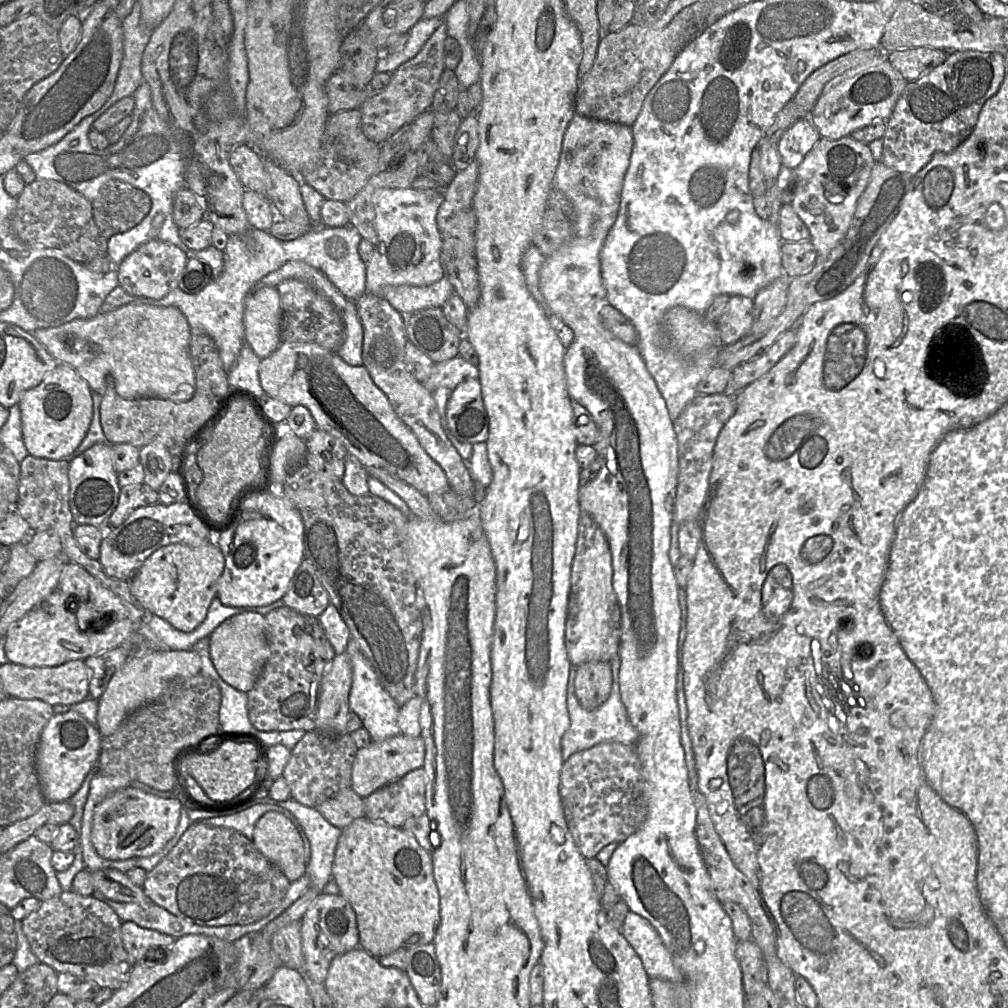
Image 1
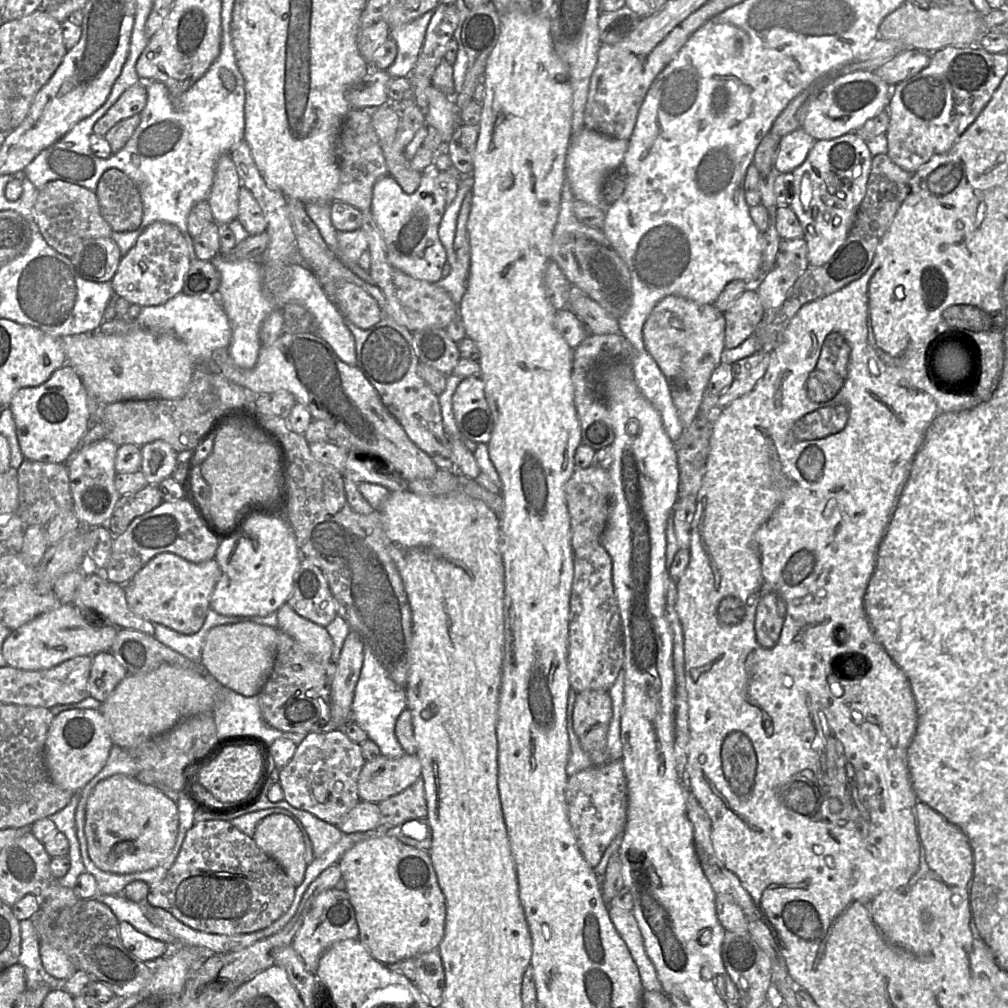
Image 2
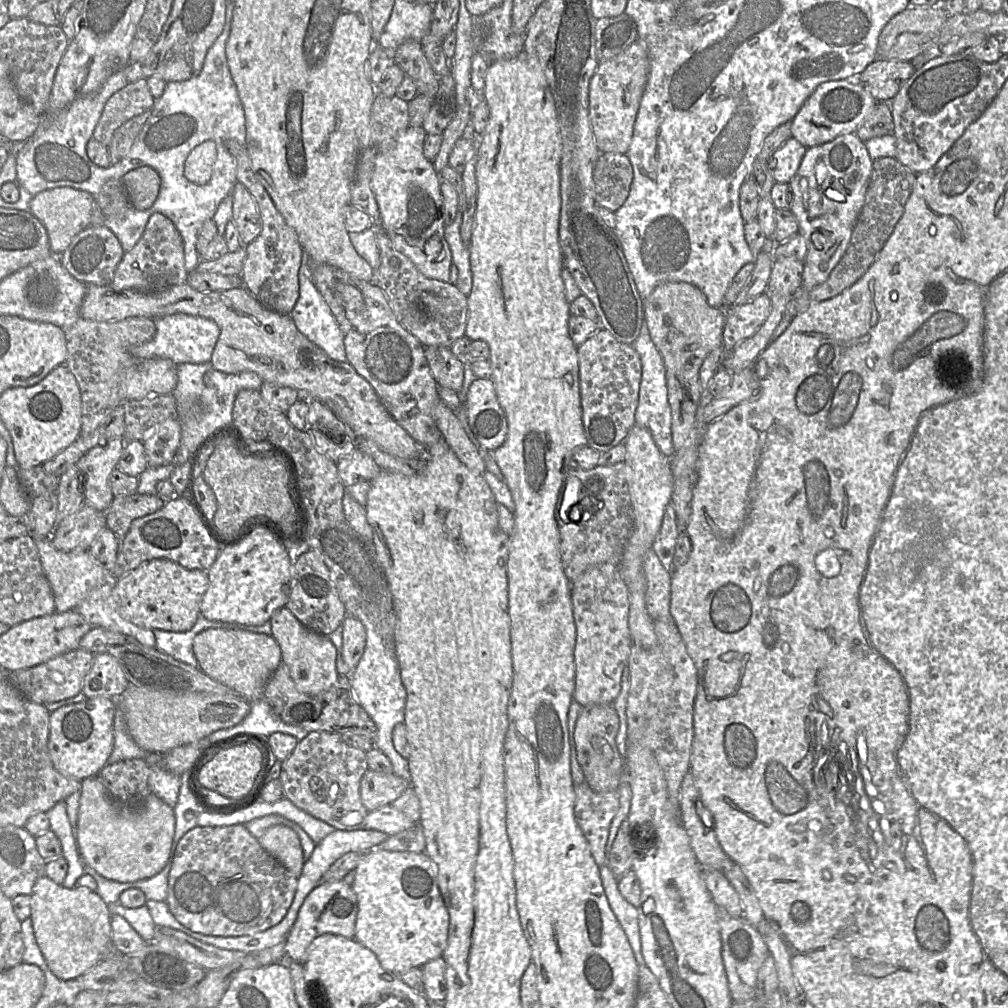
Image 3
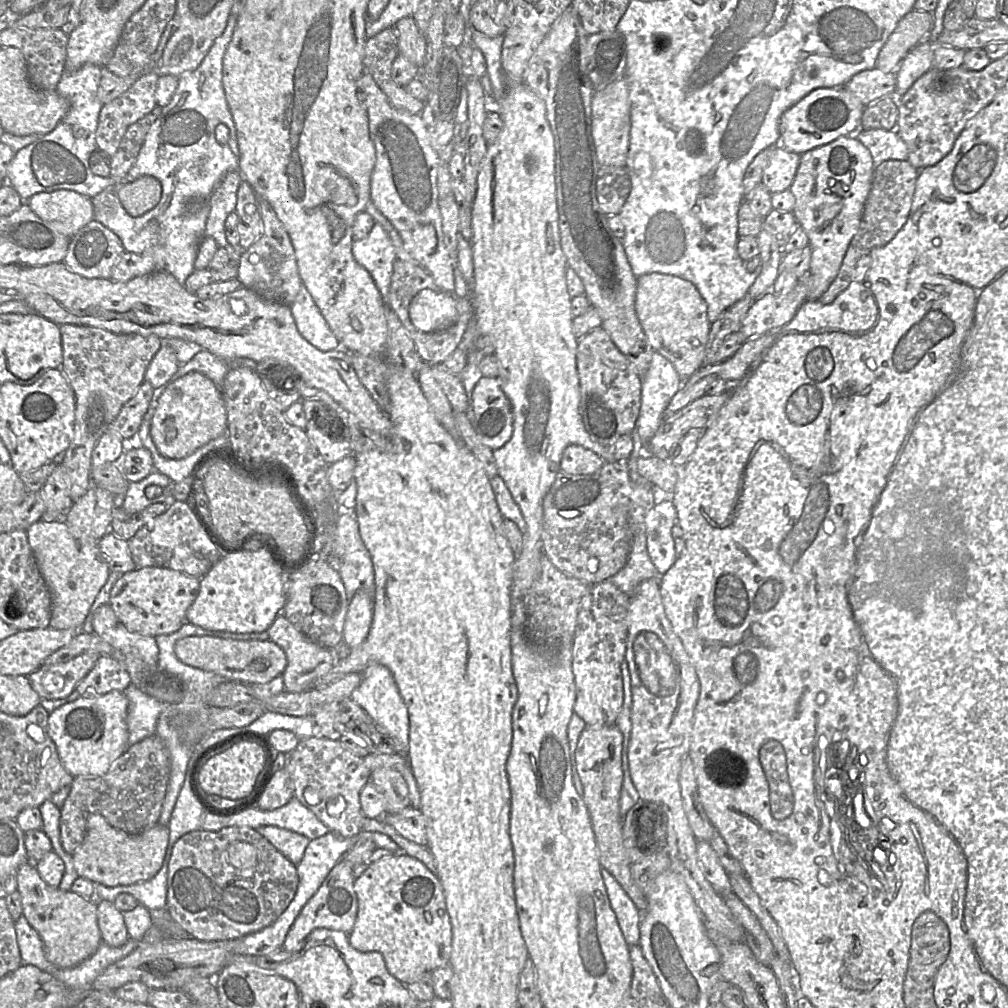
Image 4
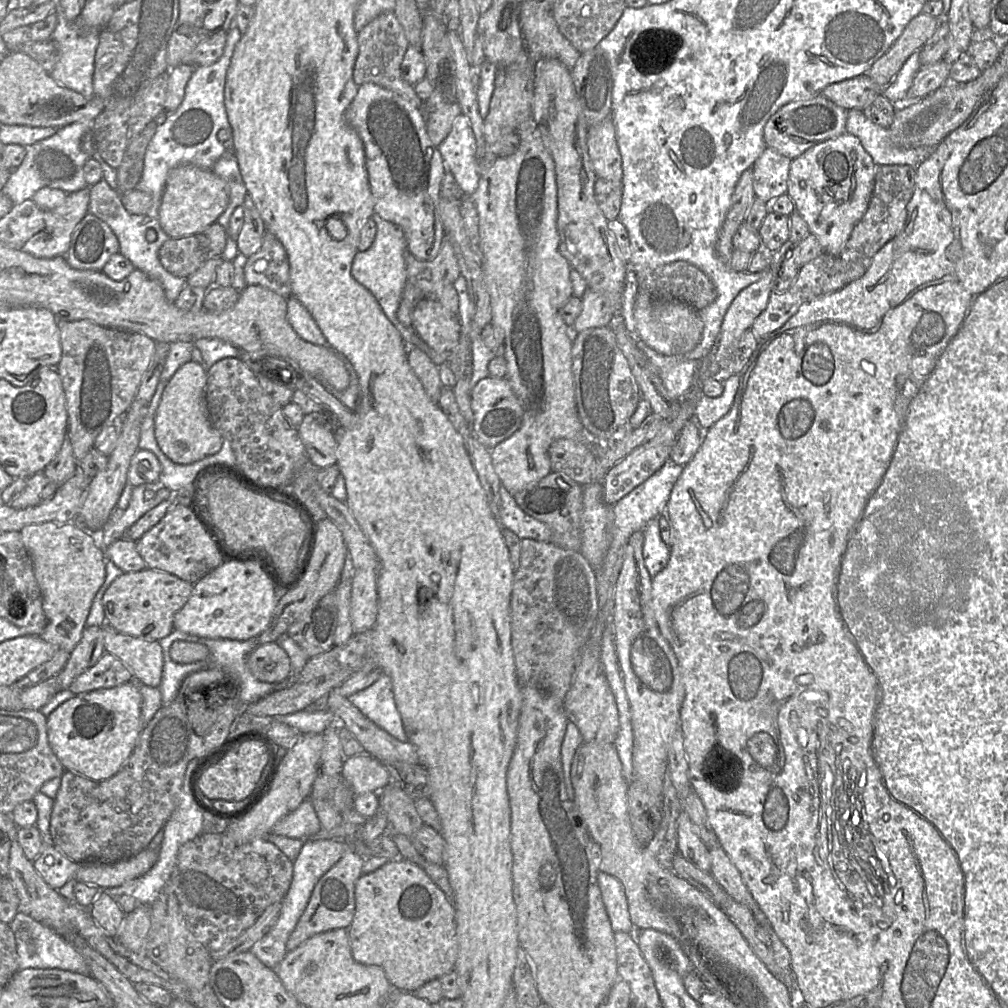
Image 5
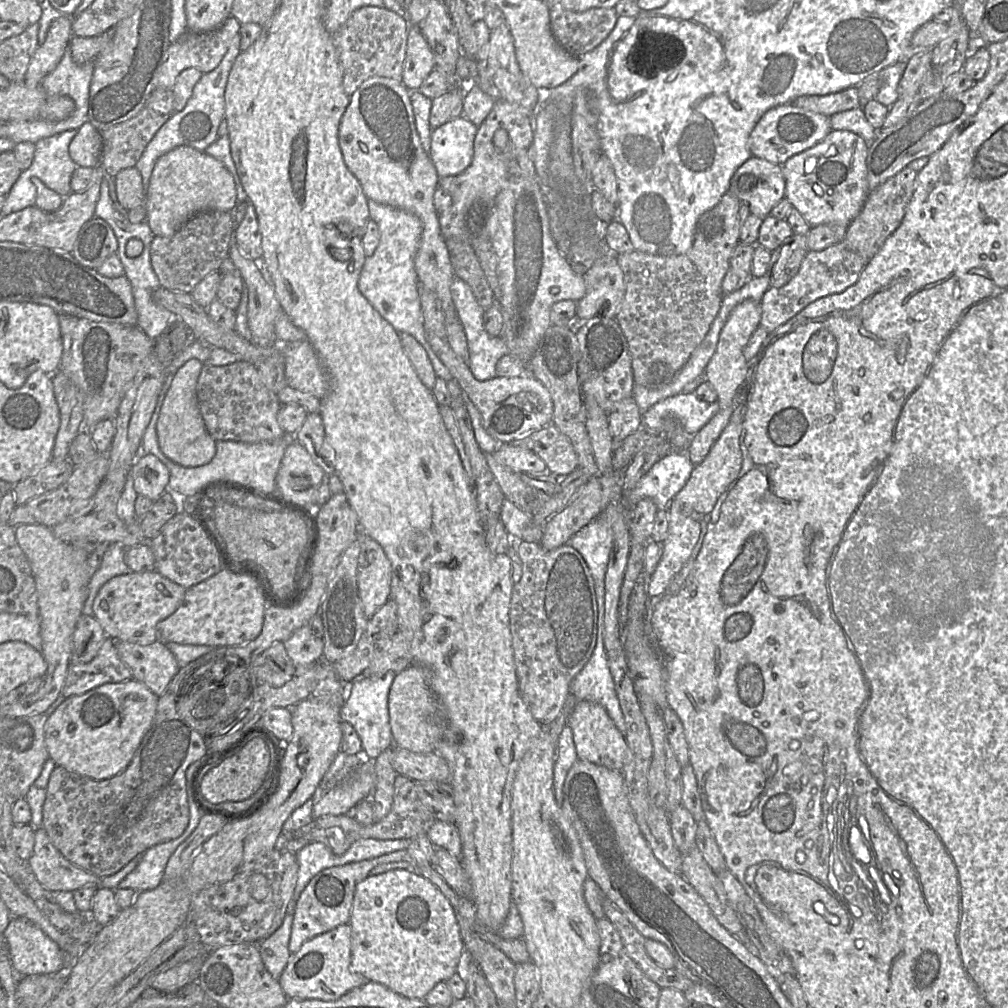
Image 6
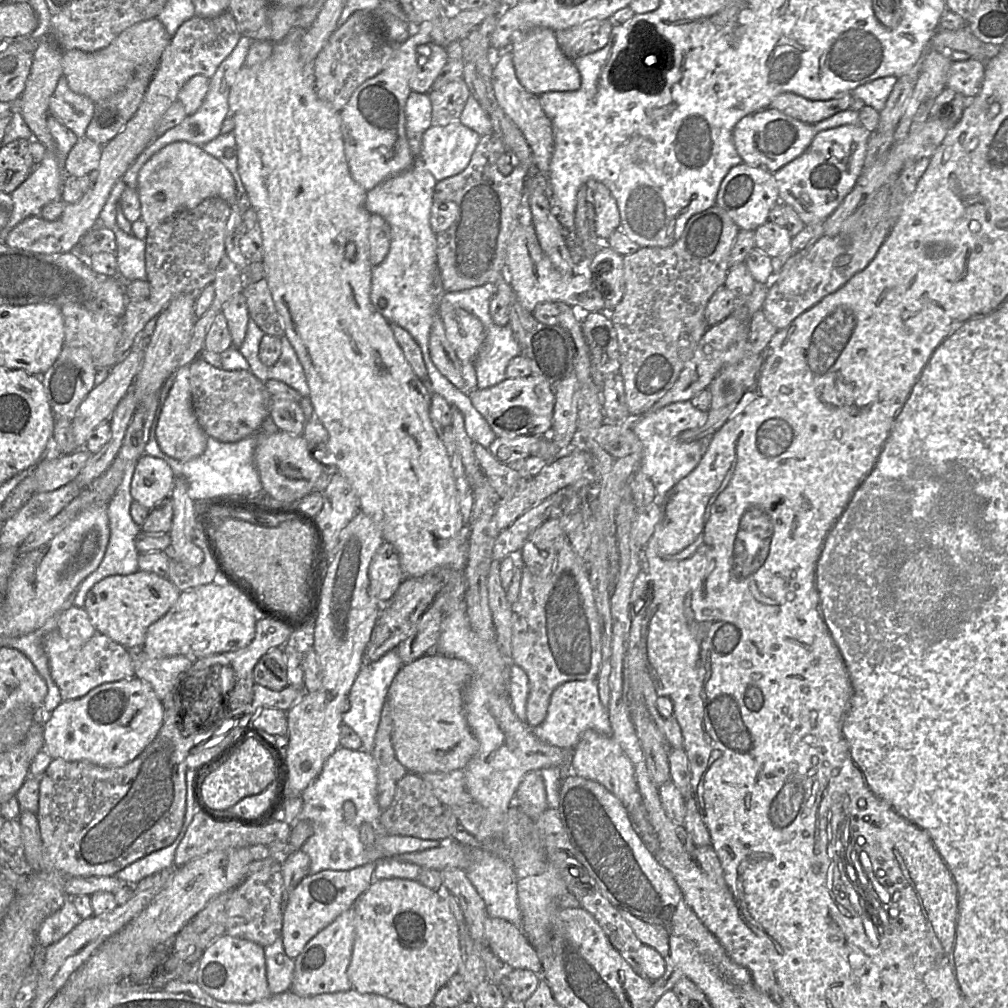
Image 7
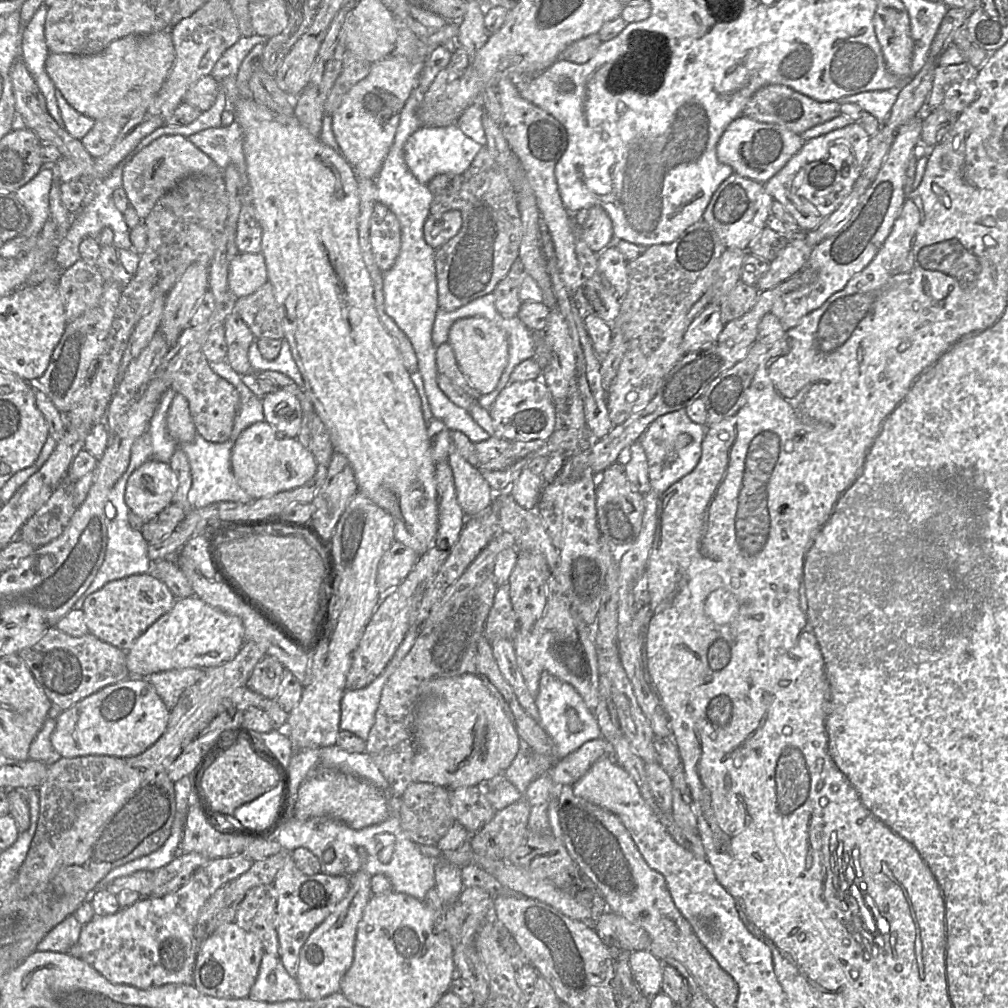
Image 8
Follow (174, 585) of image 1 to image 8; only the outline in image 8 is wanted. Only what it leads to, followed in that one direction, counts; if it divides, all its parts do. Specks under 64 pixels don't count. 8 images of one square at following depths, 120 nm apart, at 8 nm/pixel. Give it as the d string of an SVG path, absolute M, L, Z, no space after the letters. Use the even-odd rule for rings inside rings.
M145 573L108 582L85 599L82 611L88 633L127 652L154 622L172 609L175 600L165 583L152 573Z

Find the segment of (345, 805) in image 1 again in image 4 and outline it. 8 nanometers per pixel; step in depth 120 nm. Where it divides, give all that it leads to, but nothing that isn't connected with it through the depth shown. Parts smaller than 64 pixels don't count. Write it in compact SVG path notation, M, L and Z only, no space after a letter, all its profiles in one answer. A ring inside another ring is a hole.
M408 806L397 813L385 813L382 818L404 838L421 846L427 845L425 819L420 809Z

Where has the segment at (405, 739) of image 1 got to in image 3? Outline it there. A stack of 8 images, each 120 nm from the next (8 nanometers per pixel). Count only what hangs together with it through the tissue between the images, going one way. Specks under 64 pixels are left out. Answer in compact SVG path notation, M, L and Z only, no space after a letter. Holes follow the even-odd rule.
M367 769L360 781L360 799L367 811L391 804L410 786L394 773L386 774Z

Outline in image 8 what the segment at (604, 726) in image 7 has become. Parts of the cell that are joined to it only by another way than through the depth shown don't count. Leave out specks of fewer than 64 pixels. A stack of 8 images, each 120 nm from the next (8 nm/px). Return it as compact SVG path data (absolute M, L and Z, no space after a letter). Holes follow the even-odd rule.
M542 673L538 693L534 698L534 702L539 712L538 724L552 740L553 757L561 759L577 750L585 742L602 737L595 713L586 706L583 698L576 689L569 683L559 680L550 673ZM569 709L574 709L581 721L581 729L578 732L571 732L569 730Z

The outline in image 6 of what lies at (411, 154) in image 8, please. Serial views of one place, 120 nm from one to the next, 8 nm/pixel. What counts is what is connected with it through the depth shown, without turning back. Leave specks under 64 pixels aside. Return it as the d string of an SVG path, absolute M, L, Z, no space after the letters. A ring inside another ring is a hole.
M464 115L432 130L430 158L440 178L462 173L471 164L477 126Z

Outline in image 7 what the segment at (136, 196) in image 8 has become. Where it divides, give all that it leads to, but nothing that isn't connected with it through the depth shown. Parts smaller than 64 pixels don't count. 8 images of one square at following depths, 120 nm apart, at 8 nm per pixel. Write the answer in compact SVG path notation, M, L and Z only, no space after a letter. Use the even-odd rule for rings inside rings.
M186 141L170 143L151 156L139 171L136 190L140 200L141 219L147 228L182 210L195 208L207 198L220 198L230 205L238 197L229 170L202 147Z

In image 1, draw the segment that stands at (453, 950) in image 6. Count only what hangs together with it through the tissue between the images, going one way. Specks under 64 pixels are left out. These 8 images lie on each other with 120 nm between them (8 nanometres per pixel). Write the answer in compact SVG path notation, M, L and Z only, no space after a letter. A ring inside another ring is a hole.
M365 816L353 820L348 826L342 829L338 839L332 864L332 879L336 882L340 890L340 895L349 902L355 911L359 932L359 946L375 958L391 954L399 948L409 949L433 942L440 924L439 891L433 875L431 853L427 852L419 845L412 833L402 829L402 827L396 828L383 823L373 822Z

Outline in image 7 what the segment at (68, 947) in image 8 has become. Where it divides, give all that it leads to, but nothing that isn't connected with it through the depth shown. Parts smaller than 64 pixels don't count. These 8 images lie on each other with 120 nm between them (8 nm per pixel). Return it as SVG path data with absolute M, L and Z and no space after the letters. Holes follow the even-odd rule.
M68 897L63 906L41 924L37 932L37 943L41 948L46 949L58 942L83 920L71 898Z

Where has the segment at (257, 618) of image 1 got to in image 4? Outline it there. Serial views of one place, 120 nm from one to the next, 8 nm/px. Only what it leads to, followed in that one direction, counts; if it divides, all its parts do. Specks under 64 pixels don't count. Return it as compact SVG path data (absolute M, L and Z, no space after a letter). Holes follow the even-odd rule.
M187 636L174 647L177 658L184 664L214 672L224 679L244 684L265 684L284 672L287 657L283 649L271 640L232 640L211 636Z

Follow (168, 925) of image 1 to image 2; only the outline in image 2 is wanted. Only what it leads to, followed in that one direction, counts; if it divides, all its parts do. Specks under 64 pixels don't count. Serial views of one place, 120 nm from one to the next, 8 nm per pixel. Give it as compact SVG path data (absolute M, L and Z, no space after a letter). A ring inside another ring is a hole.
M98 894L96 898L112 910L119 922L128 922L139 932L169 946L169 933L152 924L144 915L141 905L130 901L122 894Z

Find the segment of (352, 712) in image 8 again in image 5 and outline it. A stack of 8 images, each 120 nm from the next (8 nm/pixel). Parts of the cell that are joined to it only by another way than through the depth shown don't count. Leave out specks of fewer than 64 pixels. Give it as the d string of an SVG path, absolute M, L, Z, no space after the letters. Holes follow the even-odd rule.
M382 673L367 688L347 699L378 727L401 742L408 741L394 700L391 678Z

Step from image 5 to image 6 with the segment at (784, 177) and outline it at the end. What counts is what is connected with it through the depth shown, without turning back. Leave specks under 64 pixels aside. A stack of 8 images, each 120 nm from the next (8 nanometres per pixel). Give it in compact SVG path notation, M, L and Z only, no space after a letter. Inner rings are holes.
M753 156L733 174L728 192L747 203L751 214L764 219L785 197L782 165Z

